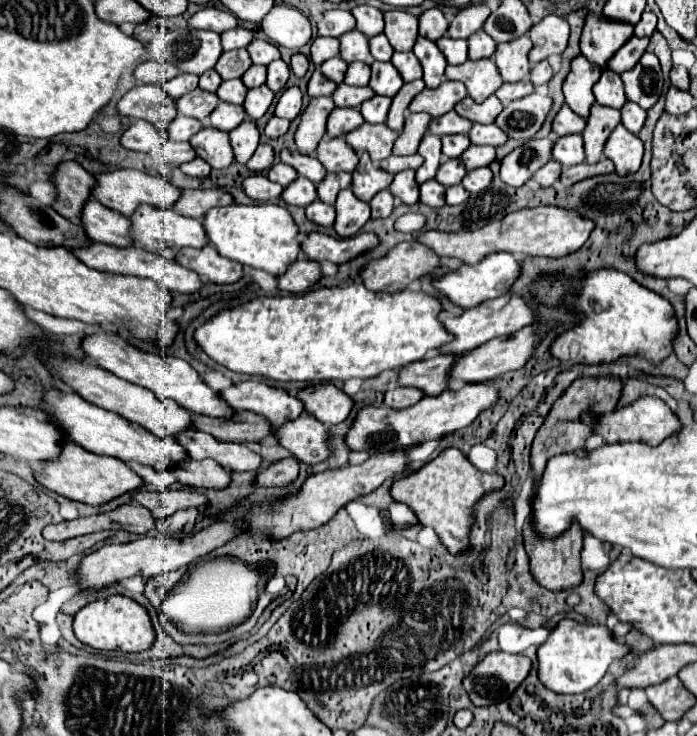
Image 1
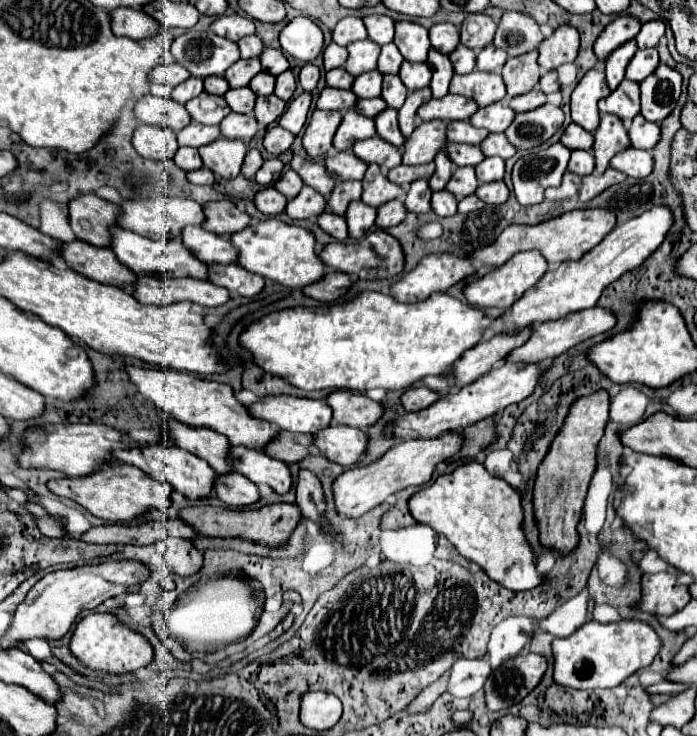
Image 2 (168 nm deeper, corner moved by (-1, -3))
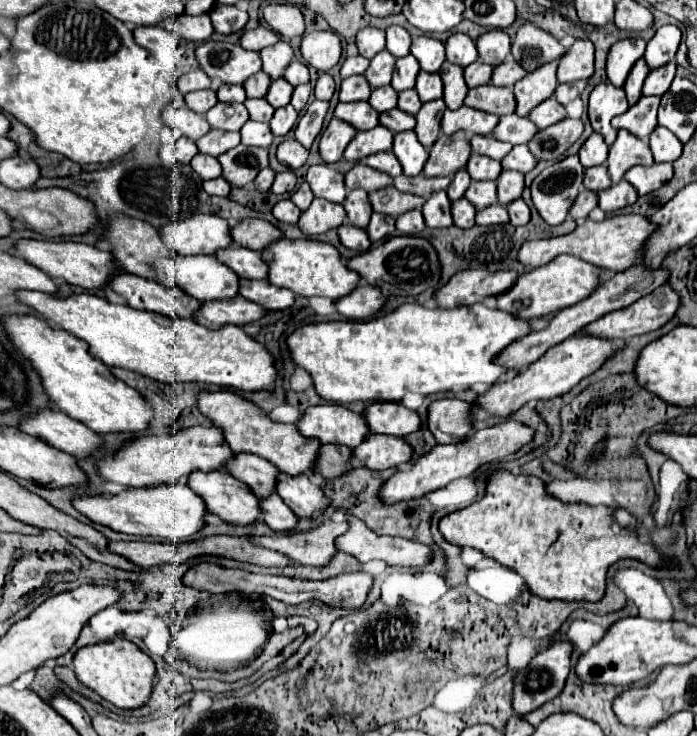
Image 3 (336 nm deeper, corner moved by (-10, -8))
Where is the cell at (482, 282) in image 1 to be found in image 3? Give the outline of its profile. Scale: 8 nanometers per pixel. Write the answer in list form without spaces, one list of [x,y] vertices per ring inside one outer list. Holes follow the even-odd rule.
[[[560,254],[554,260],[550,260],[548,264],[520,274],[520,278],[516,280],[516,284],[510,290],[496,296],[496,308],[510,312],[512,316],[516,316],[520,320],[558,312],[560,308],[572,306],[572,304],[584,300],[586,296],[590,296],[590,292],[594,292],[600,284],[600,280],[598,280],[600,272],[602,272],[600,268],[596,268],[584,260]]]

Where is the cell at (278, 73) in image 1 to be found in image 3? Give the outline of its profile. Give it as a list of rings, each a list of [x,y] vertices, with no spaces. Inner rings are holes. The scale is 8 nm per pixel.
[[[300,84],[300,86],[296,86],[294,92],[292,92],[290,104],[300,112],[300,110],[306,106],[306,102],[308,102],[310,92],[312,92],[312,86],[310,86],[310,84]]]

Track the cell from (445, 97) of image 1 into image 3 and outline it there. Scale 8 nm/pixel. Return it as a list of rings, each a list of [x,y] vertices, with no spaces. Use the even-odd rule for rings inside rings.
[[[462,106],[458,110],[446,110],[440,126],[444,134],[454,134],[456,130],[464,130],[468,134],[492,134],[494,124],[498,124],[498,116]]]

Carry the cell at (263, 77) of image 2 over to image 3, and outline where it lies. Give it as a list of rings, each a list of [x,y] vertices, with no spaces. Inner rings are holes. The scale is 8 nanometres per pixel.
[[[278,78],[278,80],[272,80],[270,88],[268,88],[268,94],[266,94],[266,100],[274,106],[274,108],[280,108],[280,106],[286,106],[290,102],[290,96],[292,96],[292,86],[290,82],[286,82],[284,78]]]

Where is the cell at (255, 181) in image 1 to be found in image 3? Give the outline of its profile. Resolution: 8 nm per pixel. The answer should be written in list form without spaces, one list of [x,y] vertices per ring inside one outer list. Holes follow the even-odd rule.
[[[286,198],[286,200],[280,200],[280,202],[276,202],[276,204],[274,204],[272,214],[274,214],[274,218],[276,218],[276,220],[280,220],[280,222],[296,224],[296,222],[298,222],[298,218],[300,218],[300,208],[296,208],[296,206],[294,206],[294,202]]]

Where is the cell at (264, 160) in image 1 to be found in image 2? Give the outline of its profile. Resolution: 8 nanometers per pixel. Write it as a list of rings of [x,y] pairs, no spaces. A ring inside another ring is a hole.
[[[271,157],[271,159],[267,159],[267,161],[263,163],[263,167],[257,171],[255,181],[261,183],[261,185],[273,185],[273,183],[281,177],[281,173],[283,173],[283,163],[281,163],[281,159]]]

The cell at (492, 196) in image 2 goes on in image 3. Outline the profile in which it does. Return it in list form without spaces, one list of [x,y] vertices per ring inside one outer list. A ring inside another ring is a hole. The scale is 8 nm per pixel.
[[[522,198],[506,204],[506,210],[508,210],[508,216],[510,216],[510,224],[514,224],[514,226],[522,226],[530,220],[530,208],[526,206],[526,202]]]

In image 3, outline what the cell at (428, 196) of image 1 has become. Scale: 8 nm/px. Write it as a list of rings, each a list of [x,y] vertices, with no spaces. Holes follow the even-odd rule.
[[[466,198],[452,202],[452,218],[458,228],[472,228],[474,226],[474,212],[476,212],[476,208]]]

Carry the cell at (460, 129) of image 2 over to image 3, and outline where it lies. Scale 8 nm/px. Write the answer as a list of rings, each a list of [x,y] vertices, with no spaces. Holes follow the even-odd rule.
[[[472,136],[470,146],[472,146],[472,152],[490,156],[494,160],[502,160],[502,156],[506,156],[506,152],[512,150],[510,144],[498,142],[494,136]]]

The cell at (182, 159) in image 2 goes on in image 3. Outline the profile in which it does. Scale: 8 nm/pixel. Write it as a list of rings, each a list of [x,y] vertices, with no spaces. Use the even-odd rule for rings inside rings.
[[[196,154],[194,160],[190,162],[194,172],[200,174],[202,180],[210,180],[210,178],[218,178],[222,174],[220,162],[214,156],[206,156],[206,154]]]

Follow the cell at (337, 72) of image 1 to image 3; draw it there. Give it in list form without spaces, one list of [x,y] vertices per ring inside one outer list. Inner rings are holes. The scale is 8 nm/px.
[[[350,76],[344,78],[340,84],[340,102],[358,102],[370,98],[370,84],[364,76]]]

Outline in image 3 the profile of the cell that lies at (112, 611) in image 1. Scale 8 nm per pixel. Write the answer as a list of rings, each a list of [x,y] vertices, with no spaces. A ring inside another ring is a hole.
[[[116,638],[100,644],[82,646],[74,654],[74,672],[82,684],[98,692],[116,708],[130,710],[148,702],[152,680],[156,676],[156,666],[154,666],[154,660],[148,654],[144,654],[134,642]]]

